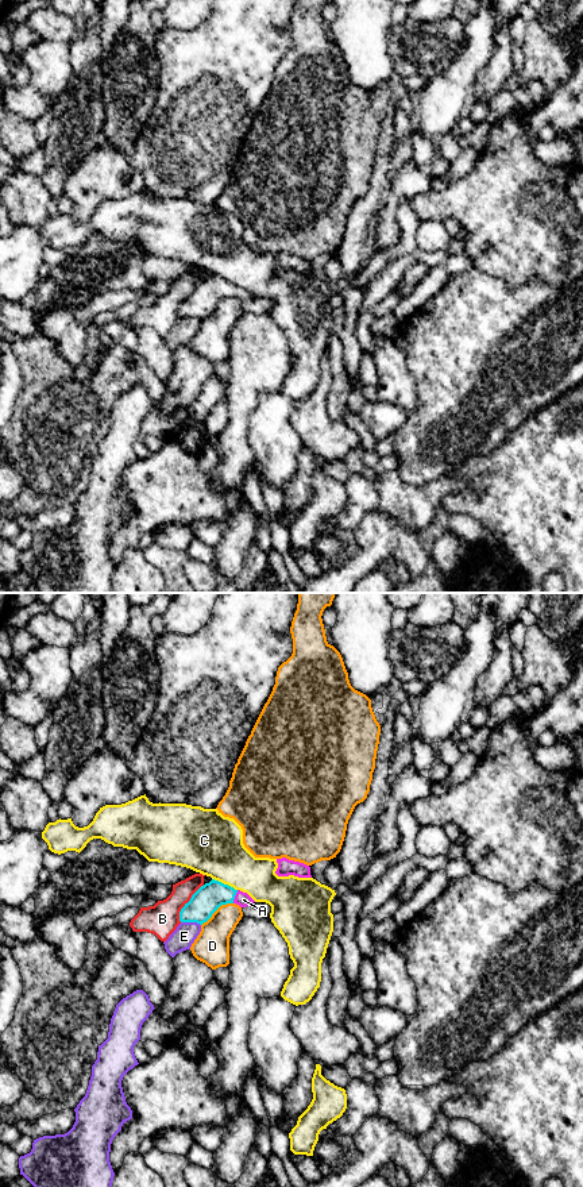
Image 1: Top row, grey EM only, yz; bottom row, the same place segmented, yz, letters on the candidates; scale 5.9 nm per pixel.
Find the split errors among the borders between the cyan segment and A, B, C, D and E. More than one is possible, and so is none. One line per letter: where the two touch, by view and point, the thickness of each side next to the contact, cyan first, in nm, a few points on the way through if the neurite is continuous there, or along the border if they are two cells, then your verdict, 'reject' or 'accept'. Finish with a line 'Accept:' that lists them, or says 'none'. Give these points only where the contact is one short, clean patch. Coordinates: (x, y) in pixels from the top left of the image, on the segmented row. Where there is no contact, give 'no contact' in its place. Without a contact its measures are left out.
A: meets cyan in yz at (234, 897); 170 nm thick on the cyan side, 90 nm on the other; runs through yz (208, 898), (234, 897), (243, 900); accept
B: meets cyan in yz at (188, 902); 170 nm thick on the cyan side, 200 nm on the other; reject
C: meets cyan in yz at (223, 883); 170 nm thick on the cyan side, 360 nm on the other; border along yz (212, 878), (236, 890); reject
D: meets cyan in yz at (216, 909); 170 nm thick on the cyan side, 200 nm on the other; reject
E: meets cyan in yz at (190, 921); 170 nm thick on the cyan side, 140 nm on the other; reject
Accept: A

